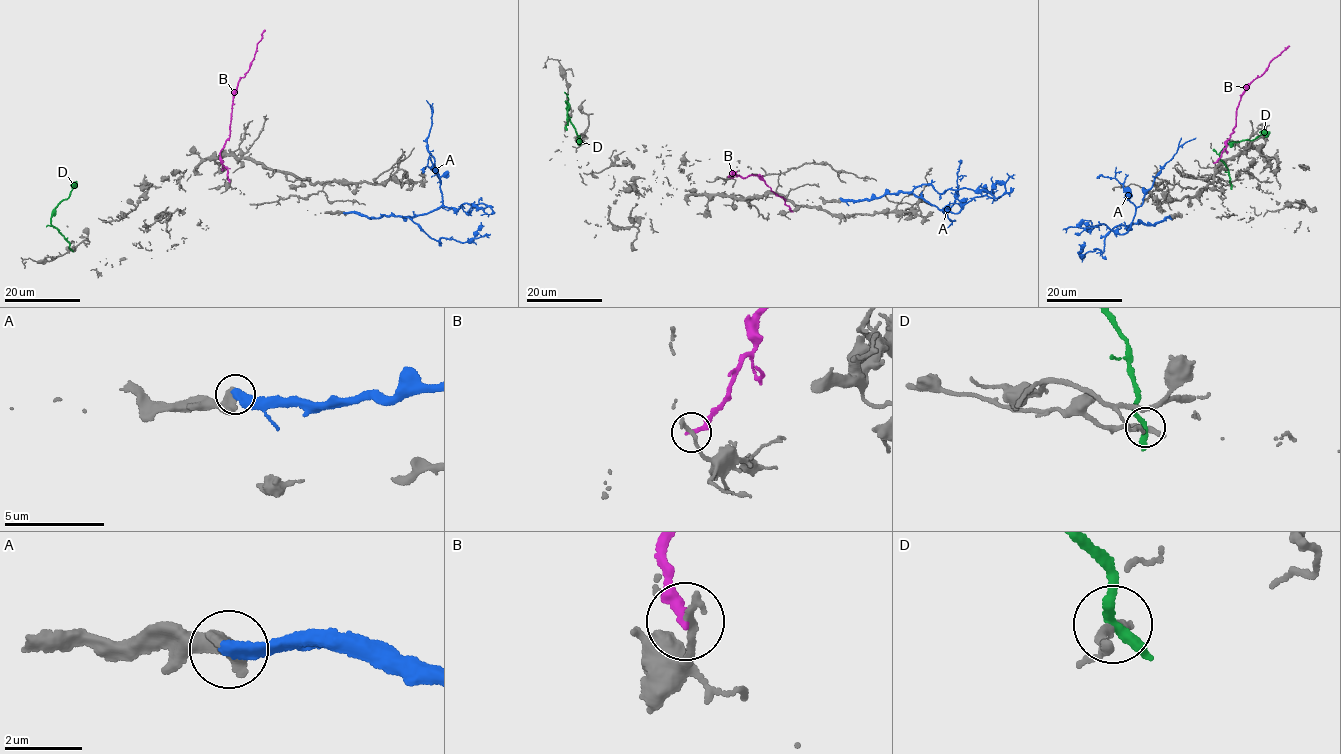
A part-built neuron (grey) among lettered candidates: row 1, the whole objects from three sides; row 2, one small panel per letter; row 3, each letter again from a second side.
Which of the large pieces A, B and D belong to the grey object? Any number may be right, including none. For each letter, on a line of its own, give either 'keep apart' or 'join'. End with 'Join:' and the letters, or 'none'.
A: join
B: keep apart
D: keep apart
Join: A

